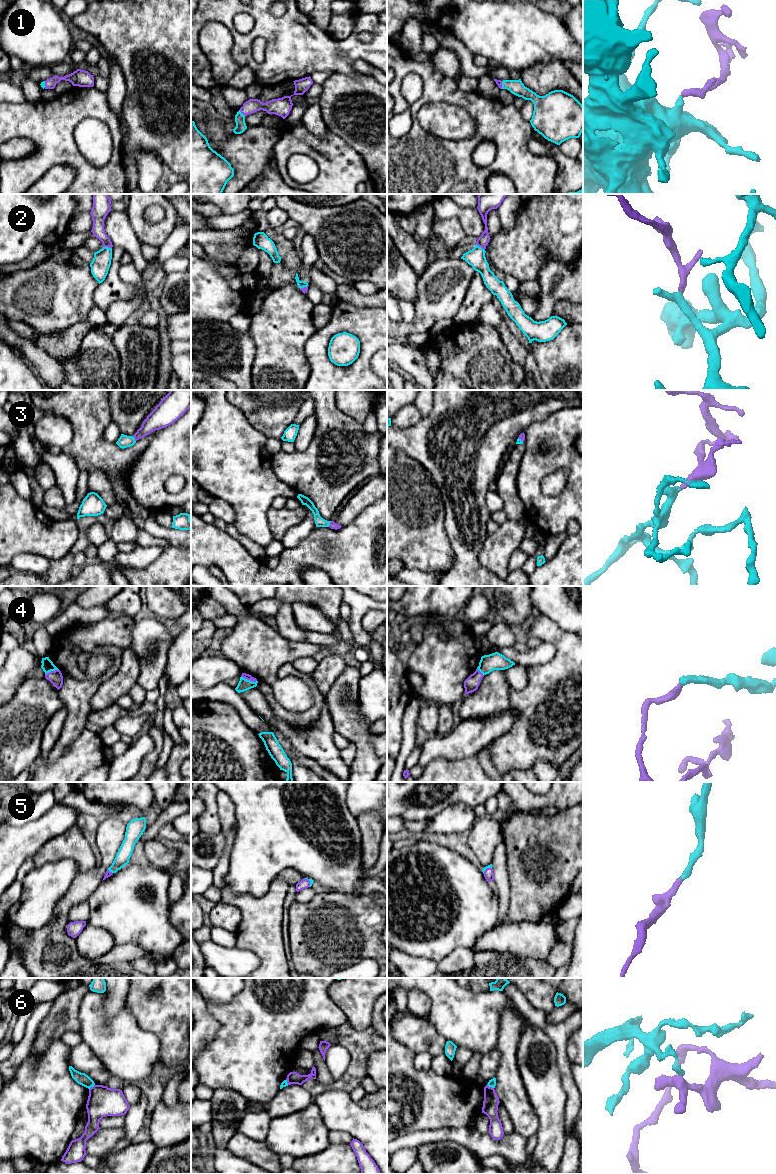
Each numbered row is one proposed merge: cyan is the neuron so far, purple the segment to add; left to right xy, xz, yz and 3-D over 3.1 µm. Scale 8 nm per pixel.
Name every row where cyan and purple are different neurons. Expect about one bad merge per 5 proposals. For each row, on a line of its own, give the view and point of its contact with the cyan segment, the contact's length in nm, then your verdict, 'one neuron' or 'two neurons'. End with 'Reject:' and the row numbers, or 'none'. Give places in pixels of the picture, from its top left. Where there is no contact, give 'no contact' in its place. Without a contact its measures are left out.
1: meets cyan in xz at (241, 113); contact 70 nm long; one neuron
2: meets cyan in xy at (107, 247); contact 70 nm long; one neuron
3: meets cyan in xz at (329, 524); contact 50 nm long; one neuron
4: meets cyan in xz at (249, 680); contact 130 nm long; one neuron
5: meets cyan in xz at (309, 880); contact 80 nm long; one neuron
6: meets cyan in yz at (490, 1086); contact 70 nm long; two neurons
Reject: 6

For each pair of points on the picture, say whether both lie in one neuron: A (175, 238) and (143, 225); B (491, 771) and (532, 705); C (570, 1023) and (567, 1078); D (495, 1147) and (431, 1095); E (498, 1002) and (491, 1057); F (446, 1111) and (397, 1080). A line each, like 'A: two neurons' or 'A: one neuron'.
A: two neurons
B: two neurons
C: one neuron
D: two neurons
E: two neurons
F: one neuron

